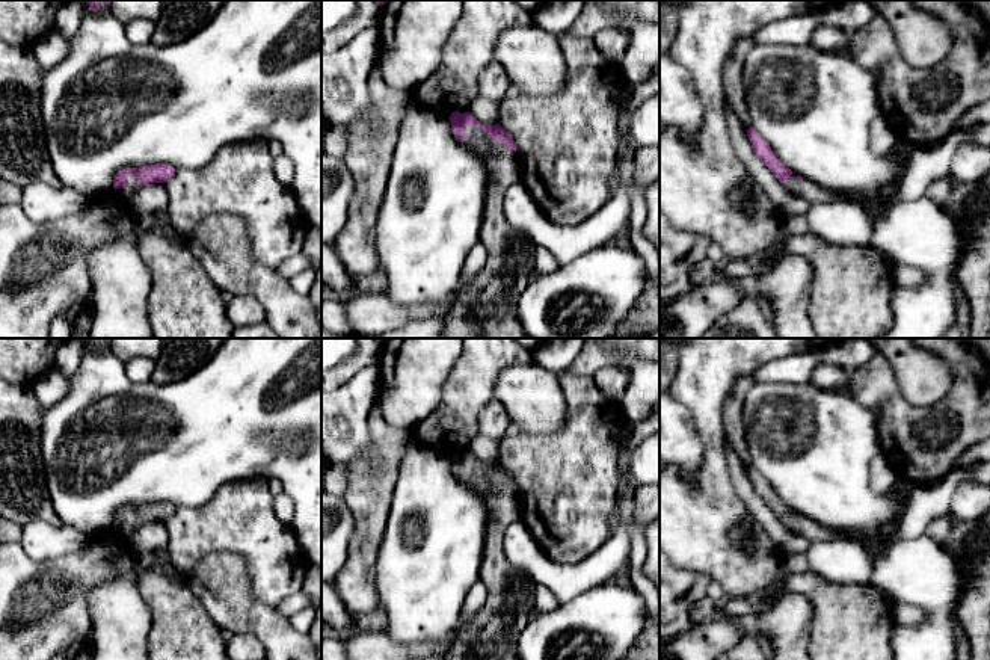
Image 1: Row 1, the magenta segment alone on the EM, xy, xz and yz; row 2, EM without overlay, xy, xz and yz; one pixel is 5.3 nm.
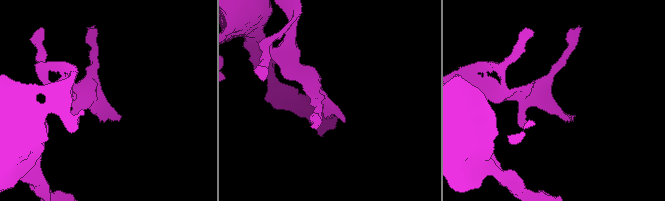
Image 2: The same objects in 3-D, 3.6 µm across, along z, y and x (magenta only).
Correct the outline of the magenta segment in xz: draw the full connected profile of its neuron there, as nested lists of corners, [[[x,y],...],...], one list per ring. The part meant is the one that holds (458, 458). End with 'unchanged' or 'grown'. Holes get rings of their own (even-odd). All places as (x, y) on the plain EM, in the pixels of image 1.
[[[469,450],[450,455],[454,476],[475,489],[487,507],[480,580],[489,597],[475,616],[460,624],[456,649],[447,660],[519,660],[515,642],[531,621],[537,581],[504,554],[504,530],[521,521],[522,497],[513,476],[500,464],[484,464]]] | grown

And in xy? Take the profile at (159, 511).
[[[164,501],[122,506],[115,514],[112,529],[118,536],[128,539],[143,523],[164,521],[172,517],[174,512],[175,506]]] | grown

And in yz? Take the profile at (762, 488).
[[[752,465],[747,468],[747,474],[752,480],[752,486],[756,494],[765,501],[765,504],[776,514],[776,517],[794,533],[801,535],[810,542],[832,541],[841,538],[841,532],[822,526],[807,517],[795,514],[788,504],[785,504],[764,476]]] | grown

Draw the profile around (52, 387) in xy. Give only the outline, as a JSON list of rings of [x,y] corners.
[[[53,369],[30,388],[39,403],[47,408],[66,396],[69,382],[57,369]]]

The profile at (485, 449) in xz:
[[[477,433],[468,444],[468,450],[484,464],[500,462],[498,456],[500,441],[490,439],[481,433]]]

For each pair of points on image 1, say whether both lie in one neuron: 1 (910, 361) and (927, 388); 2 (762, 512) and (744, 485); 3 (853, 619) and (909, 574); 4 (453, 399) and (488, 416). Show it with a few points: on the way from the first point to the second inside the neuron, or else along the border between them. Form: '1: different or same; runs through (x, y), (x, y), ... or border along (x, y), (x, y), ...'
1: same; runs through (915, 367), (924, 378), (924, 382)
2: same; runs through (756, 506), (746, 491)
3: different; border along (870, 582), (892, 603)
4: different; border along (494, 397), (480, 413), (479, 432)

